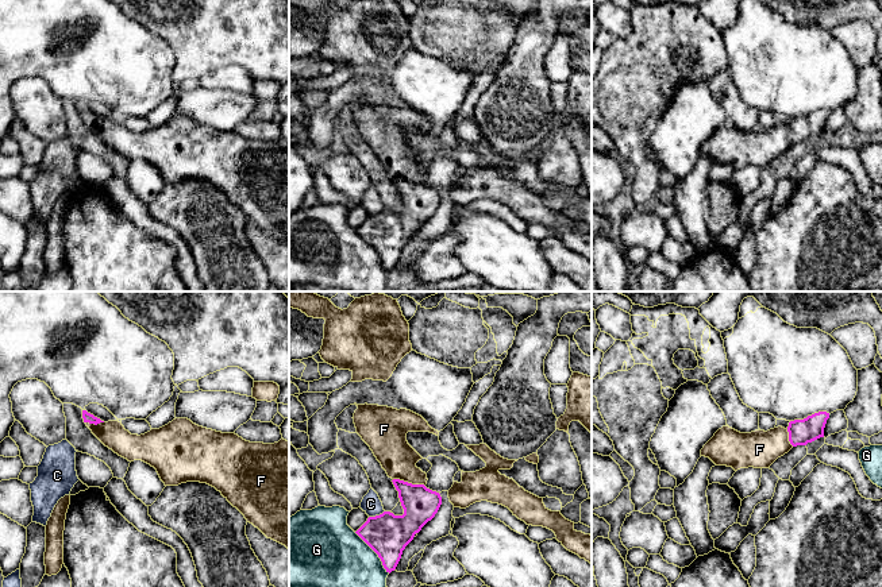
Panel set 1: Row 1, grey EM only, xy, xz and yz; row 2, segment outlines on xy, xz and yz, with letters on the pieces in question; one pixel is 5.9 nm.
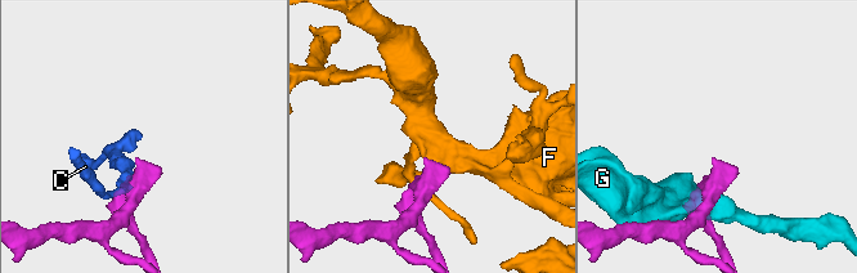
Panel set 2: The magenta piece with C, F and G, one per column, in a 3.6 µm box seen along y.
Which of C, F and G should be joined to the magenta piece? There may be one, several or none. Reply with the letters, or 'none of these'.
F

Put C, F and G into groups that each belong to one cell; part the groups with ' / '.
C / F / G

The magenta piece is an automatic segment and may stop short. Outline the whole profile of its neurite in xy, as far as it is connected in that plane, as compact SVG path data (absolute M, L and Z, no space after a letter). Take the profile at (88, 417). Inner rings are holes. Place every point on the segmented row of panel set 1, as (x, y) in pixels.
M82 410L92 433L109 449L128 462L142 460L154 467L165 486L200 482L215 487L267 538L289 549L289 441L250 443L235 433L222 433L176 418L145 435L131 435L119 421L104 422Z

